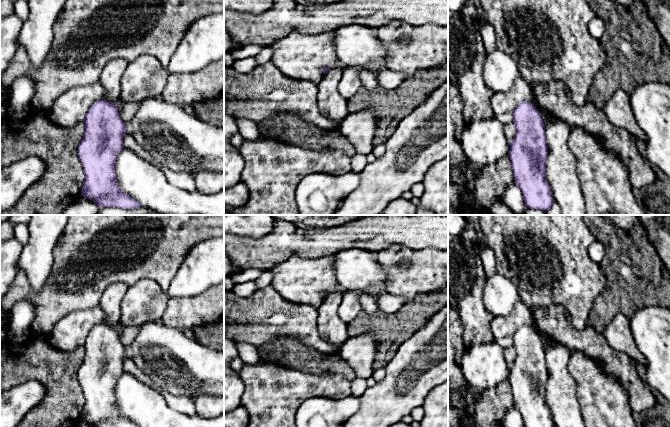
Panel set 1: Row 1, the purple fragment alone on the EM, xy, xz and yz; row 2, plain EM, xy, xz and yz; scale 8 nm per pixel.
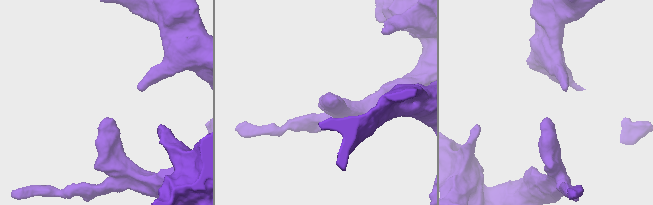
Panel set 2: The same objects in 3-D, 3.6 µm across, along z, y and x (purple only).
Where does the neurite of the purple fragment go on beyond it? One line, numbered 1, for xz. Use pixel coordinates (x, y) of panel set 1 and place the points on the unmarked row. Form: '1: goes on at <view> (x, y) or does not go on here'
1: does not go on here

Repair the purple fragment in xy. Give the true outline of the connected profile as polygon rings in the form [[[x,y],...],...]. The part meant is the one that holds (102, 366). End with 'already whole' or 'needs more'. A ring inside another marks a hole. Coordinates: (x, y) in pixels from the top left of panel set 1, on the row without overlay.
[[[106,324],[96,325],[83,346],[85,356],[77,375],[85,397],[81,419],[94,427],[138,427],[119,412],[116,404],[115,388],[119,377],[124,373],[123,362],[127,354],[126,347],[120,342],[117,328]]] | already whole

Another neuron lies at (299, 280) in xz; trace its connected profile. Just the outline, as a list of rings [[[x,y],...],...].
[[[294,255],[272,267],[272,287],[287,301],[318,309],[323,291],[338,289],[333,263],[335,255],[305,259]]]

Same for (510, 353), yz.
[[[509,347],[509,348],[505,349],[504,355],[505,355],[505,359],[506,359],[507,363],[509,365],[512,365],[515,360],[515,357],[516,357],[516,351],[515,351],[514,347]]]

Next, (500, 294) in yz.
[[[501,273],[486,278],[483,288],[483,304],[493,317],[507,316],[520,300],[513,282]]]

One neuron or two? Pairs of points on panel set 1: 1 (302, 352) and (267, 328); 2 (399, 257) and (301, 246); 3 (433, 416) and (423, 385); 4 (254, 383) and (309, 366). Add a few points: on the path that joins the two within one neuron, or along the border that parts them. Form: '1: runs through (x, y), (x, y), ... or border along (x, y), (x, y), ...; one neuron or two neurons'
1: border along (303, 344), (295, 338), (277, 337), (259, 346); two neurons
2: border along (396, 245), (382, 248), (374, 254); two neurons
3: border along (437, 385), (426, 396), (422, 405); two neurons
4: border along (274, 363), (306, 373), (320, 375); two neurons

